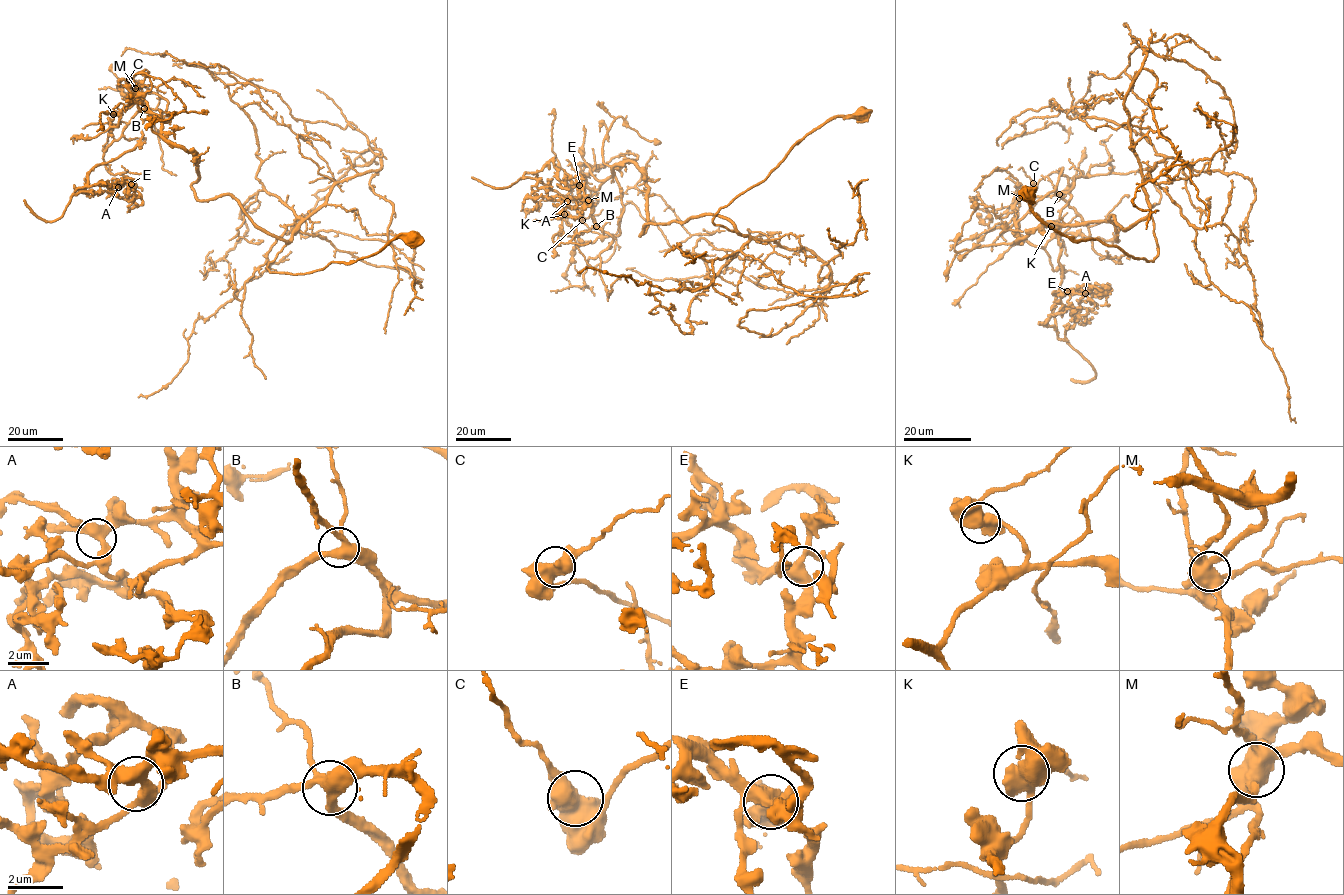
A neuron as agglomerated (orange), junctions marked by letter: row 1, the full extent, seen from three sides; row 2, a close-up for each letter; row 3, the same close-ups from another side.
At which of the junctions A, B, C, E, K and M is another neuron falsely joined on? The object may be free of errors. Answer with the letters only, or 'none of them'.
M

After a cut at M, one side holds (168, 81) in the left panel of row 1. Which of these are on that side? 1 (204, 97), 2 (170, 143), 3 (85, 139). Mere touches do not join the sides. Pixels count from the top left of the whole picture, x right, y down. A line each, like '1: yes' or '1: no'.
1: yes
2: no
3: no

